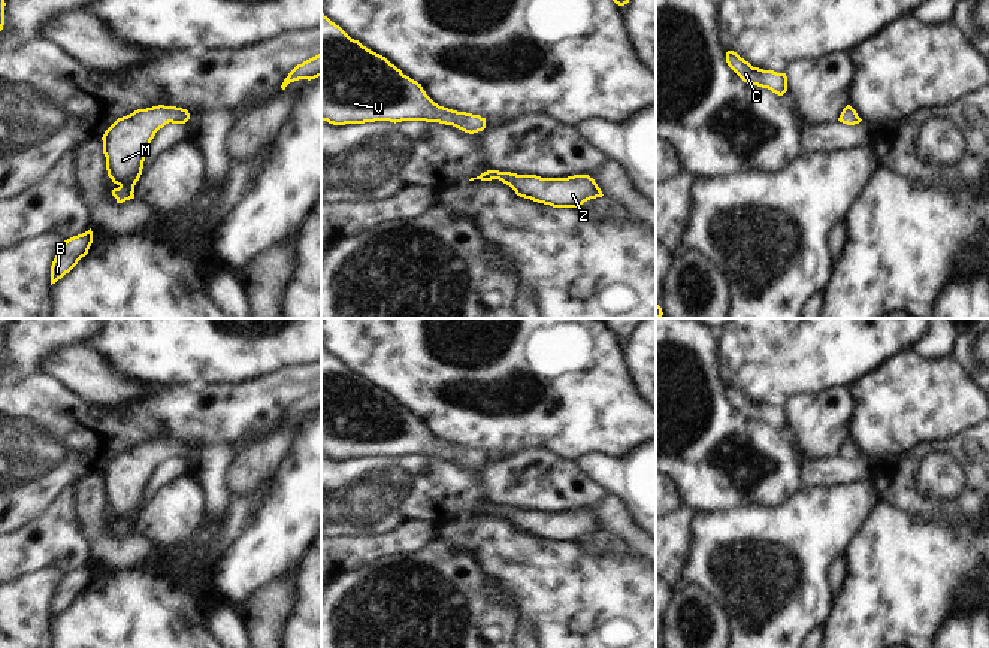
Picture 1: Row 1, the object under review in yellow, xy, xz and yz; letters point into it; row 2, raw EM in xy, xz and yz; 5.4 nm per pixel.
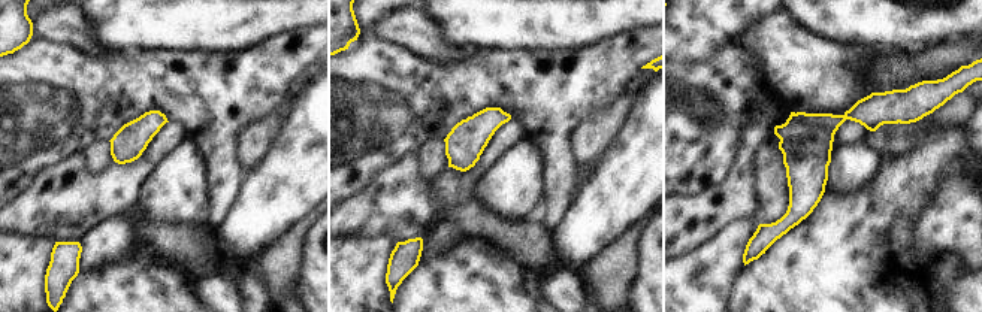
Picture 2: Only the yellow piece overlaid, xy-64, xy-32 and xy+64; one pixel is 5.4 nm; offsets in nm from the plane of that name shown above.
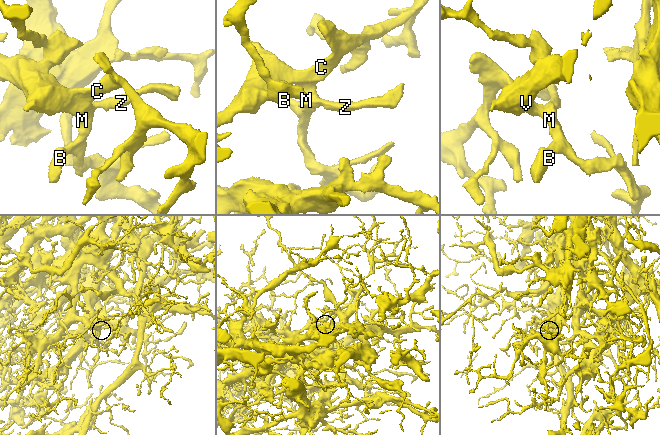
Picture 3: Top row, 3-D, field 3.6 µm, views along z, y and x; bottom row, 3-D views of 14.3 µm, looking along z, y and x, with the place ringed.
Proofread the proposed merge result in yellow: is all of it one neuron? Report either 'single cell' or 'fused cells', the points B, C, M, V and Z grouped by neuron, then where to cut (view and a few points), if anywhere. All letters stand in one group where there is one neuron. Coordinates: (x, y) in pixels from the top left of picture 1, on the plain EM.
single cell | B C M V Z | no cut

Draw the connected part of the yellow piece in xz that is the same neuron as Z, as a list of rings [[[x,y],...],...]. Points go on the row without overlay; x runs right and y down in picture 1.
[[[487,505],[469,515],[499,514],[509,520],[517,530],[530,533],[553,542],[577,542],[584,536],[602,532],[602,526],[589,509],[568,512],[541,512],[536,509],[517,509],[511,506]]]

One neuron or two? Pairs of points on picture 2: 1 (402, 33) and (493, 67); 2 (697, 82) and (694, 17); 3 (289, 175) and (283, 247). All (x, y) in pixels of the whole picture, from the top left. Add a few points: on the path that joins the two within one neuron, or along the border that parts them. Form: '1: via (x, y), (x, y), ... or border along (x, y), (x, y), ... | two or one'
1: border along (464, 51), (455, 60), (441, 63), (426, 60) | two
2: border along (725, 44), (703, 61), (679, 63) | two
3: border along (311, 211), (272, 242), (259, 257) | two

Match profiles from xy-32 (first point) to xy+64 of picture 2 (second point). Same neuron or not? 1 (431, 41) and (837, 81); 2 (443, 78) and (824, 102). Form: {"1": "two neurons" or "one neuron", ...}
{"1": "one neuron", "2": "two neurons"}

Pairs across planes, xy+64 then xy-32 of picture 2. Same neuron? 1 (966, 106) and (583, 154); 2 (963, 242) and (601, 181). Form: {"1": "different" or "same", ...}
{"1": "same", "2": "same"}

